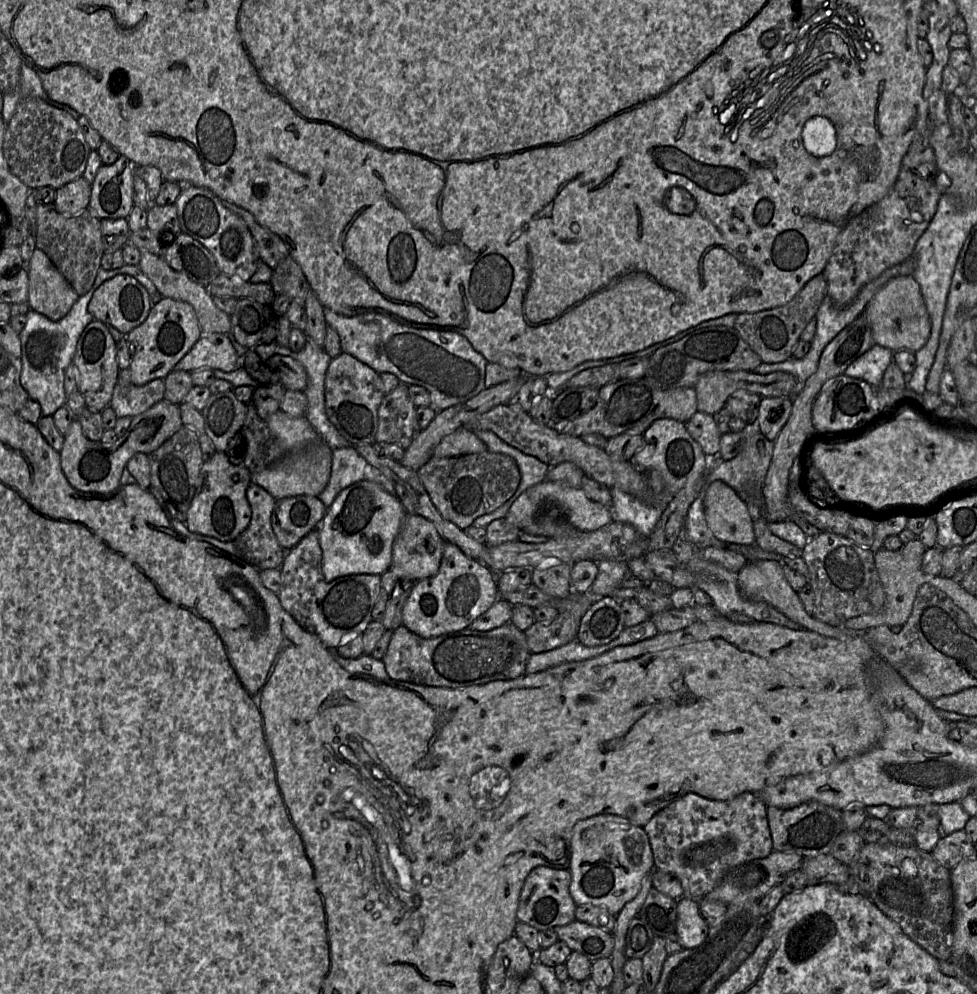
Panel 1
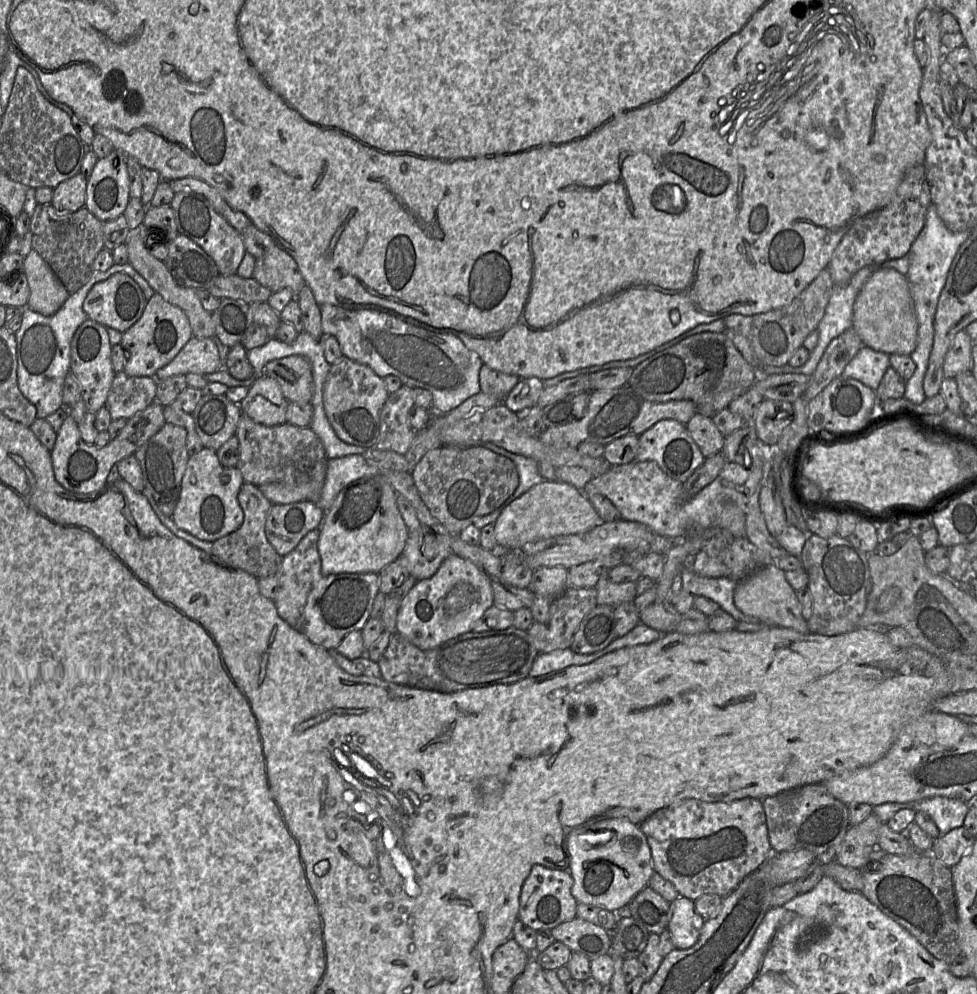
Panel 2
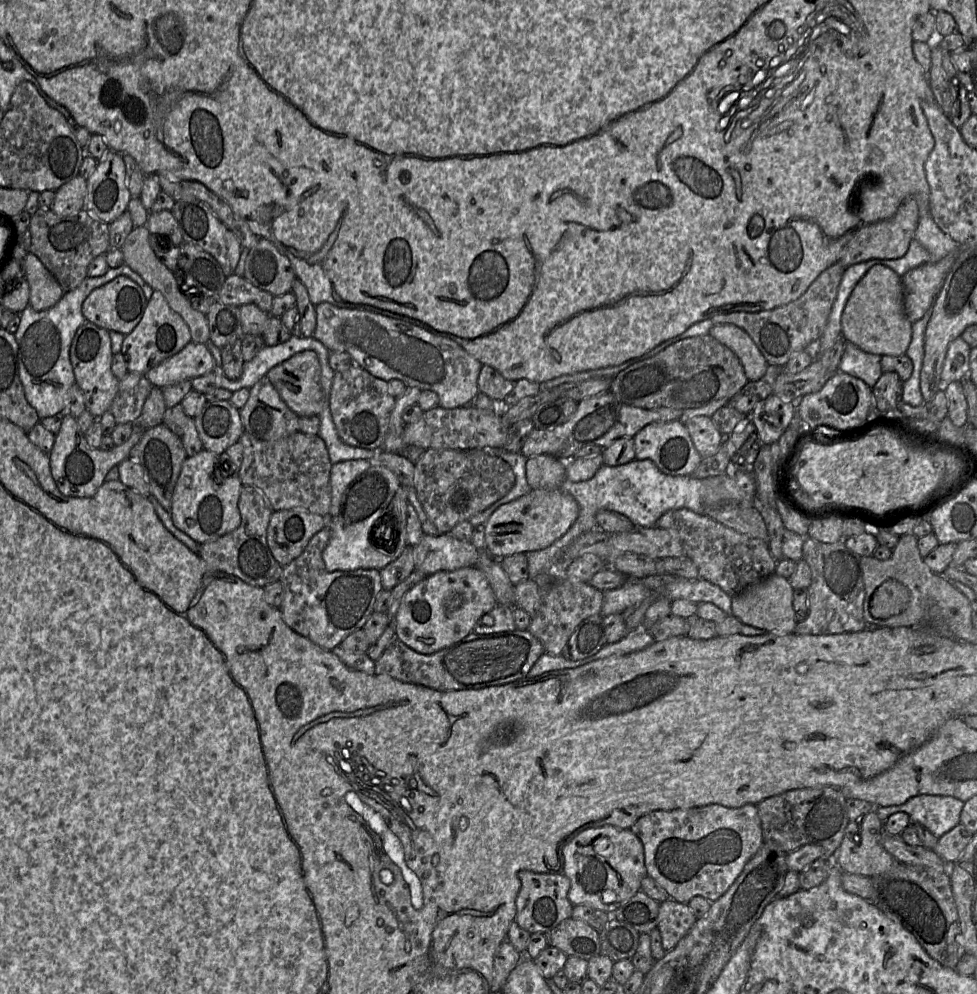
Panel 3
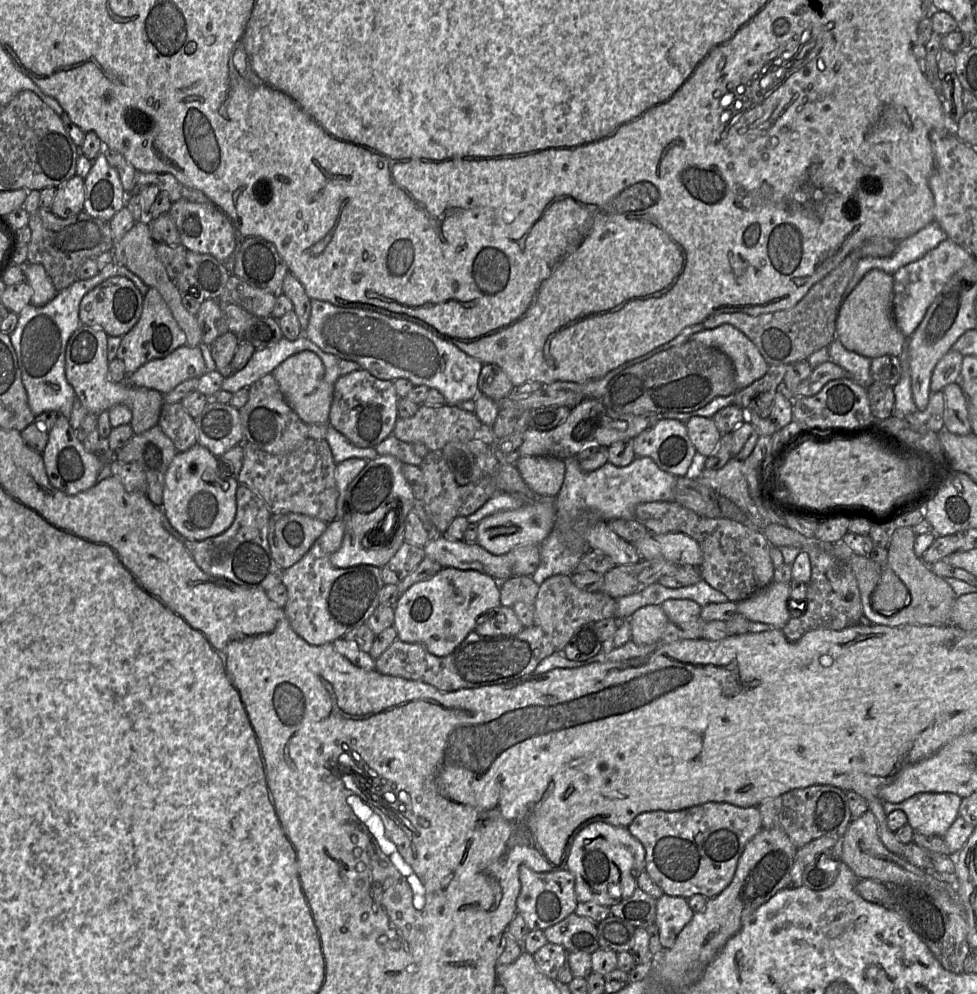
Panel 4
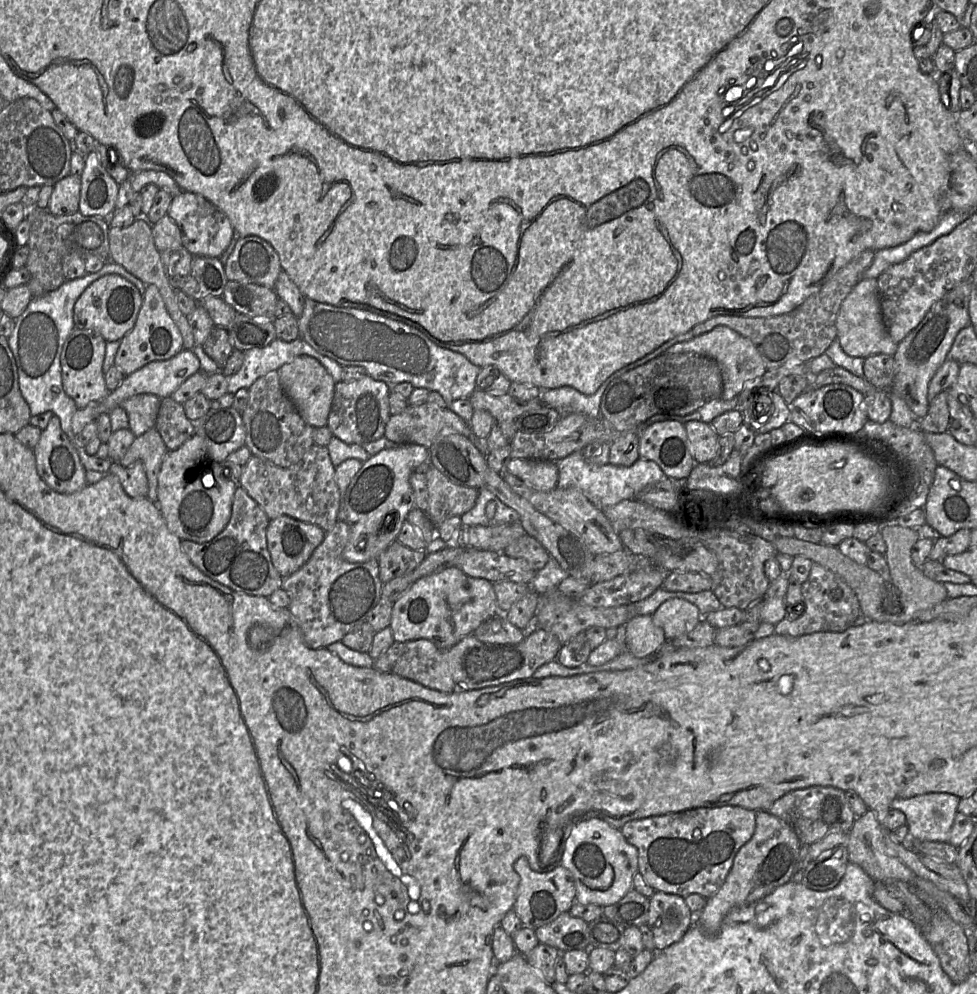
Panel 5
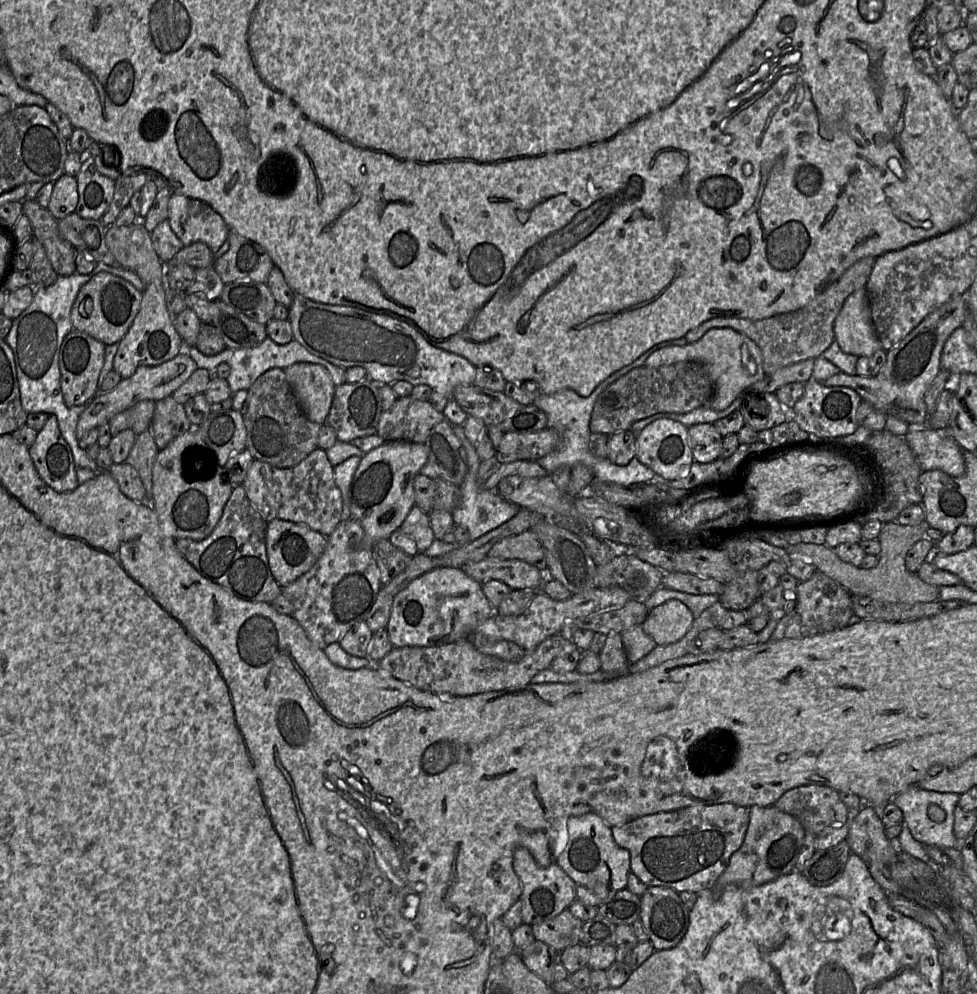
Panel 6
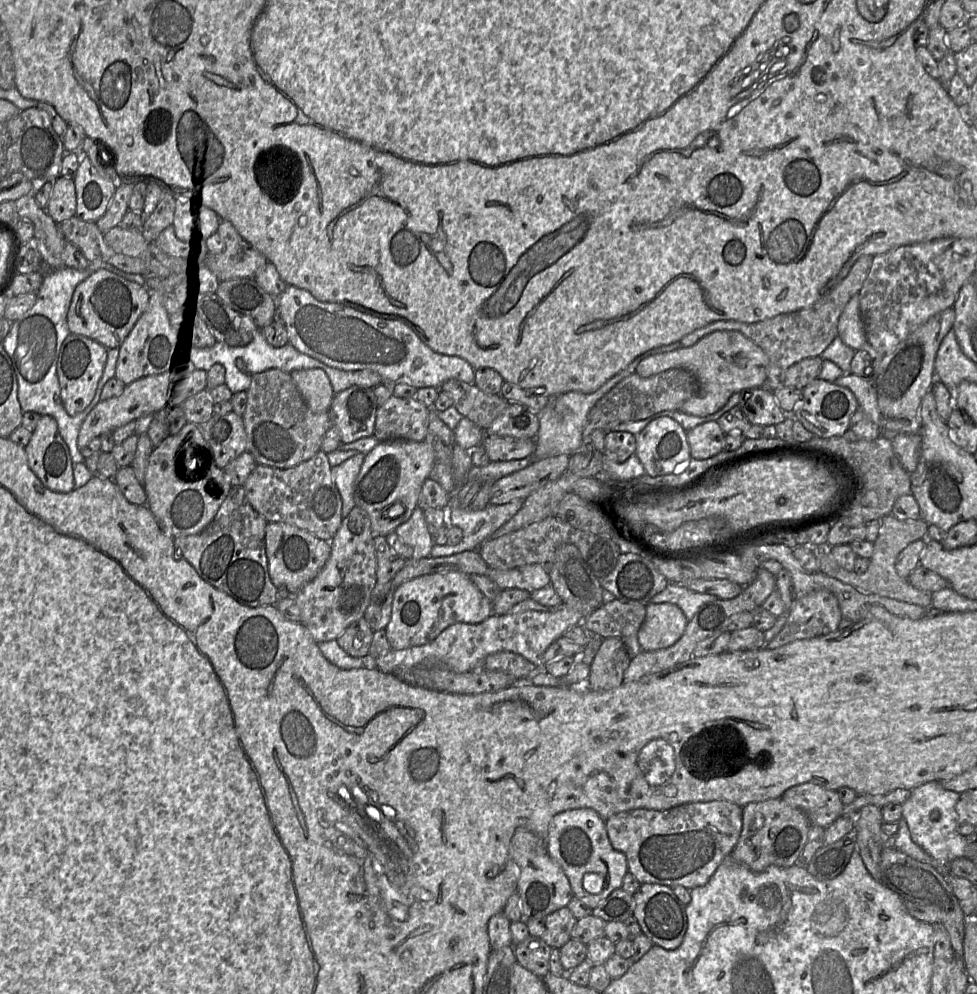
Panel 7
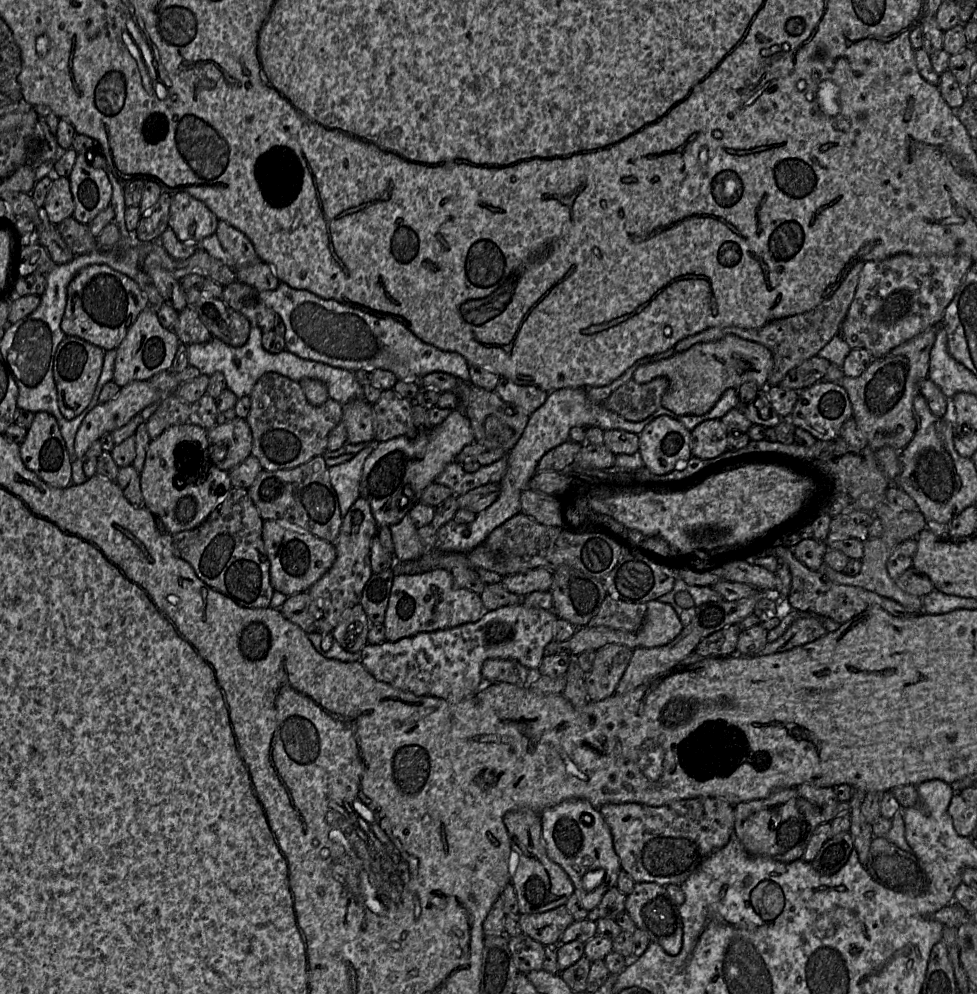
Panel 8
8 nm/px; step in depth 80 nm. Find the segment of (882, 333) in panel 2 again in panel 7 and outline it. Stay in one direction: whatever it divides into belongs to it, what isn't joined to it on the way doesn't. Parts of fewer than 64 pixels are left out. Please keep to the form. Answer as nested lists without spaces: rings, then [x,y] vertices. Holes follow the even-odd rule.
[[[858,294],[848,301],[839,317],[838,336],[853,350],[859,350],[868,345],[859,310]]]

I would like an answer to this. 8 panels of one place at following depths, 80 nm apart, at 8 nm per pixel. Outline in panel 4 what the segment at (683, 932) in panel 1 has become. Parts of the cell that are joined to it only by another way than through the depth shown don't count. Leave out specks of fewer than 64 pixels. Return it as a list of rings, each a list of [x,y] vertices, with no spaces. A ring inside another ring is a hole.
[[[663,894],[656,900],[655,925],[663,951],[674,944],[682,929],[691,921],[694,912],[687,899]]]

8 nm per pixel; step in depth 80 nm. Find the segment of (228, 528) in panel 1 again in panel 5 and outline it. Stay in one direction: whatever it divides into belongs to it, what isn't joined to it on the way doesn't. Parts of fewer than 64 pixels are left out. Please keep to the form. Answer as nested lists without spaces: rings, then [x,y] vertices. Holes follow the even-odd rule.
[[[196,433],[179,448],[167,452],[158,475],[157,505],[171,533],[179,539],[204,543],[228,524],[238,481],[224,477],[221,463],[207,460],[208,447]],[[212,470],[222,470],[219,487],[213,486]]]

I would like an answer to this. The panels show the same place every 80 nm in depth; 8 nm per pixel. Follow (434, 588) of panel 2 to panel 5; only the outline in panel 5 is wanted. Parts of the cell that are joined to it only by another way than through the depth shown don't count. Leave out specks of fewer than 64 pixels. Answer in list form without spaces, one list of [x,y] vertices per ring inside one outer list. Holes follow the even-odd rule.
[[[454,566],[441,572],[424,576],[417,580],[394,604],[390,628],[396,642],[426,639],[440,649],[449,649],[470,634],[485,621],[498,615],[494,583],[484,578],[475,578],[465,574]]]

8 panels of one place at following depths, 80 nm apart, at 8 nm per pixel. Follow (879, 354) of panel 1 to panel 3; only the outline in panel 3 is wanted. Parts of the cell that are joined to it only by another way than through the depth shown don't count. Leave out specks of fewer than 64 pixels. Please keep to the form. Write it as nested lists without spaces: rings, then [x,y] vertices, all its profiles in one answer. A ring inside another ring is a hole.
[[[846,341],[839,363],[839,371],[861,379],[872,388],[883,374],[881,358],[880,355],[864,352],[856,345]]]

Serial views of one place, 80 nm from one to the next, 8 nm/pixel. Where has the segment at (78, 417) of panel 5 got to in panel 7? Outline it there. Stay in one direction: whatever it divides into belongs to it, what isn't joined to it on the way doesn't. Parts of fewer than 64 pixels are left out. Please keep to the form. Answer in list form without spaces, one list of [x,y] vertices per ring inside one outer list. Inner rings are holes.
[[[175,362],[161,372],[139,378],[125,385],[120,395],[107,400],[100,400],[81,425],[77,438],[79,450],[85,447],[93,438],[99,437],[107,430],[113,431],[130,421],[136,421],[146,414],[152,414],[160,404],[172,399],[176,392],[198,372],[197,368],[189,362]]]

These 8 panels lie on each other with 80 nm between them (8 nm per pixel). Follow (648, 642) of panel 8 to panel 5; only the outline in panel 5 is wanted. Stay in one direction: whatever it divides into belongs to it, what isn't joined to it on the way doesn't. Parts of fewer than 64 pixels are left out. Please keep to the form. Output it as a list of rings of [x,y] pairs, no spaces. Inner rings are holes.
[[[672,598],[664,601],[651,615],[653,623],[663,629],[666,641],[690,632],[701,619],[701,614],[691,602]]]

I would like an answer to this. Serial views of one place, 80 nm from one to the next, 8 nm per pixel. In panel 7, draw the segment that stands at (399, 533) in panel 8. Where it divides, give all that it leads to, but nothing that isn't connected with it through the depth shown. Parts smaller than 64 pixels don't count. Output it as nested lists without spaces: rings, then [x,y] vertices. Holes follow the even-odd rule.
[[[417,507],[410,518],[394,531],[399,538],[413,549],[411,559],[422,559],[430,556],[434,540],[424,517],[424,510]]]

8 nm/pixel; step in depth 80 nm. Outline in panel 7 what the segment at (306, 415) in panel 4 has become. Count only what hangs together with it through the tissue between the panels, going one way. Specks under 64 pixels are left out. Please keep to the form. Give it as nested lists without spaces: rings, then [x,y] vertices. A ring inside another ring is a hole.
[[[319,368],[301,369],[290,375],[311,411],[323,413],[330,410],[335,393],[325,371]]]

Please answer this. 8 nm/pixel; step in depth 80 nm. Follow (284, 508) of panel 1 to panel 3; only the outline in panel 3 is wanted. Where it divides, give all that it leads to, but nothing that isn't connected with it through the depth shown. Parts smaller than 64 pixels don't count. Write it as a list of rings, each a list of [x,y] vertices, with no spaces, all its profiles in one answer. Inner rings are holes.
[[[303,508],[274,511],[268,529],[268,546],[281,566],[299,557],[311,538],[326,526],[326,517]]]

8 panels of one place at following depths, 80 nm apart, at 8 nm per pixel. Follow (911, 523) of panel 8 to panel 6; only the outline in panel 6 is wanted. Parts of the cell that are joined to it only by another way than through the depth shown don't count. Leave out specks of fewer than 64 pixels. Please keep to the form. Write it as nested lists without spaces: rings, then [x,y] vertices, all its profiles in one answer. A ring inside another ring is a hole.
[[[925,520],[915,525],[901,525],[896,521],[884,523],[878,536],[881,545],[881,552],[878,555],[879,561],[871,569],[863,569],[842,561],[834,549],[826,544],[800,542],[788,546],[786,551],[790,556],[800,556],[805,558],[807,562],[814,564],[816,570],[840,583],[851,595],[869,597],[889,603],[933,602],[939,600],[939,587],[923,582],[916,573],[910,572],[905,565],[907,552],[917,541],[925,537],[929,527]]]

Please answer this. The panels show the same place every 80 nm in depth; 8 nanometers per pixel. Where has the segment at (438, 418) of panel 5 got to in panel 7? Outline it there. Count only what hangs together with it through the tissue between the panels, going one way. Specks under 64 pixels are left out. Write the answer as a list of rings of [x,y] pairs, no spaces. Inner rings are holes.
[[[392,396],[378,406],[373,436],[379,442],[406,440],[422,442],[426,438],[431,407],[415,397]]]

